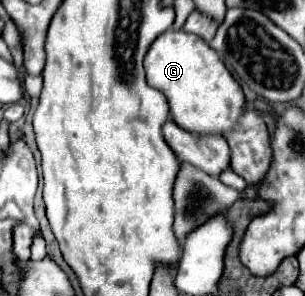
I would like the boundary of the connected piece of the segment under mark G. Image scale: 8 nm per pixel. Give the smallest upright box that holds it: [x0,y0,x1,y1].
[145,29,245,133]

